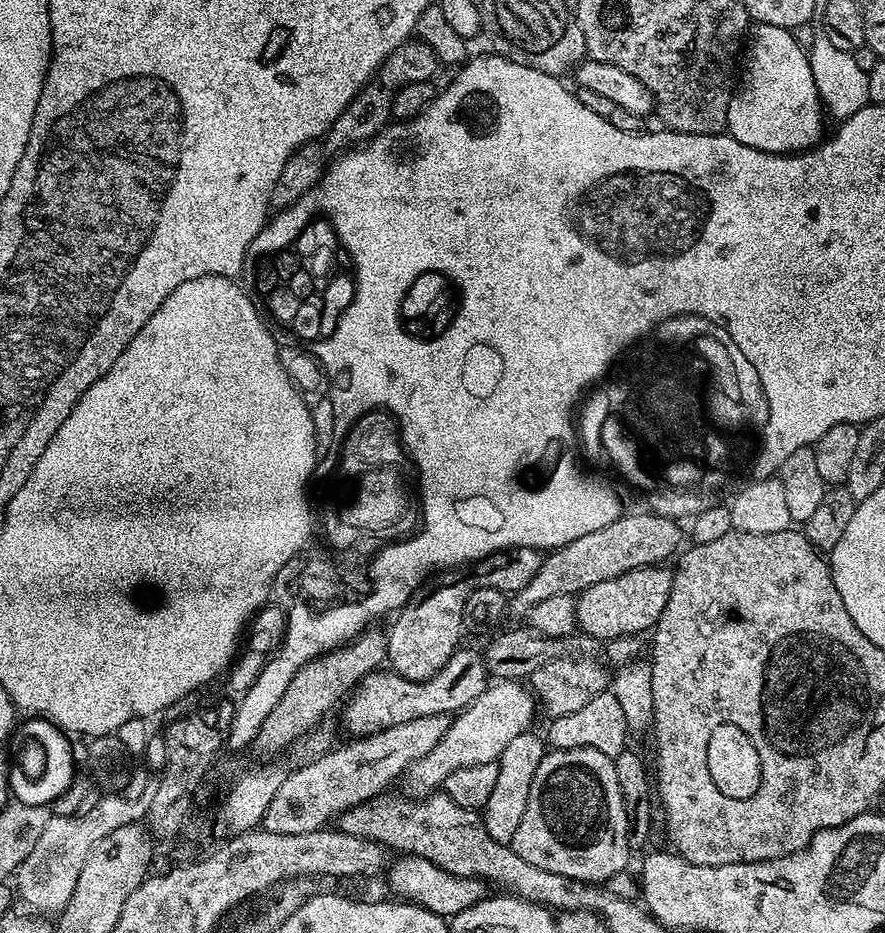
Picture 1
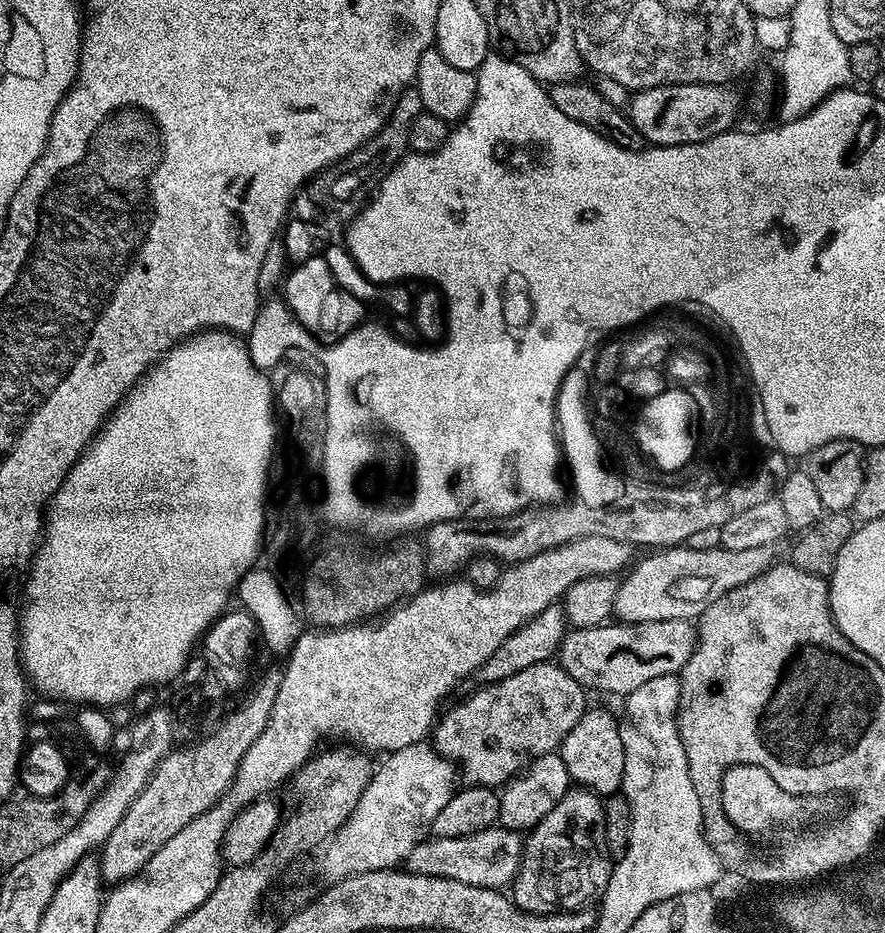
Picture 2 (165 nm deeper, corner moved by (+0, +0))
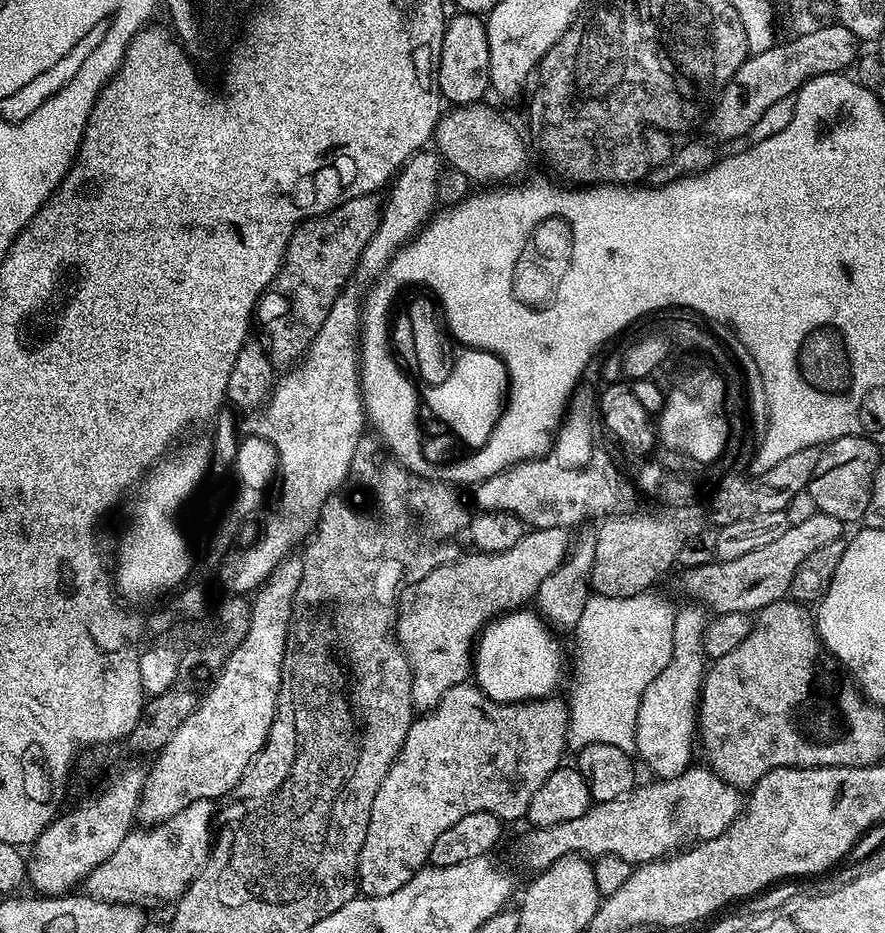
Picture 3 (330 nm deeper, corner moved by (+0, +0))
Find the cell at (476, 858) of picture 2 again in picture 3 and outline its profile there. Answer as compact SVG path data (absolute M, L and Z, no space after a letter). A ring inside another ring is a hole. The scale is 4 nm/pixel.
M689 766L677 776L653 779L653 784L641 783L617 800L593 803L586 814L582 814L582 818L574 818L572 822L528 830L524 836L524 860L528 863L529 873L544 872L558 858L575 855L589 858L614 855L624 858L633 866L649 864L651 860L667 857L685 846L695 846L701 840L718 838L718 834L725 832L730 822L734 822L740 815L742 792L710 767L696 767Z

